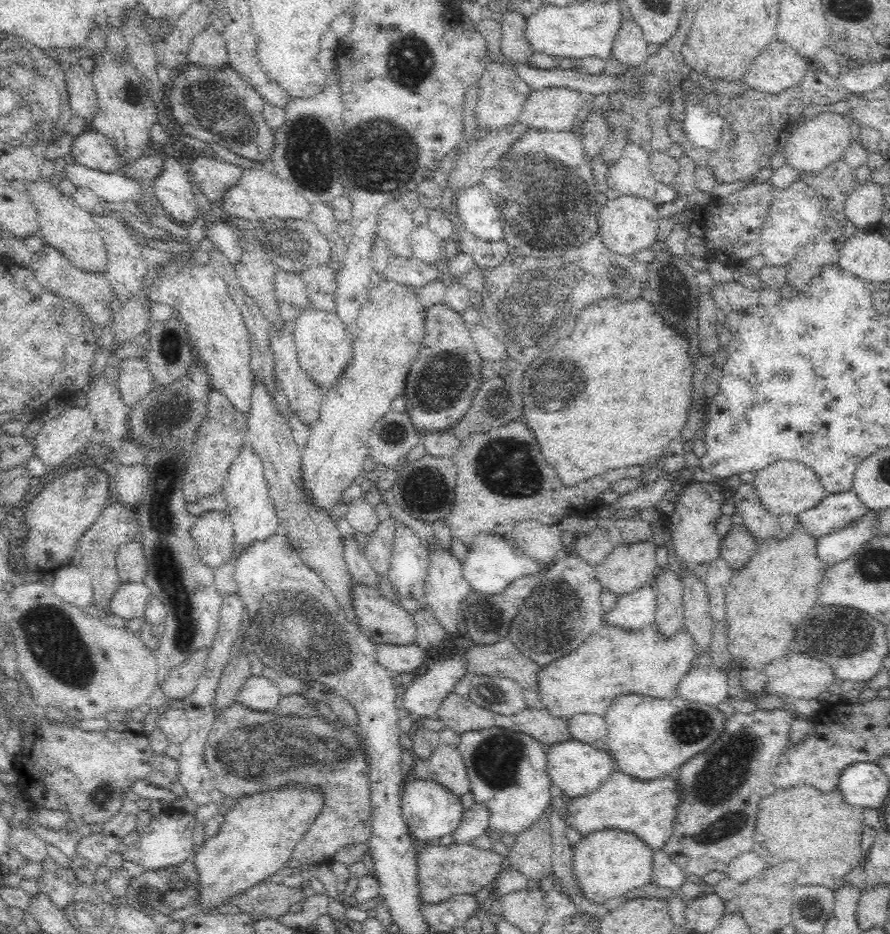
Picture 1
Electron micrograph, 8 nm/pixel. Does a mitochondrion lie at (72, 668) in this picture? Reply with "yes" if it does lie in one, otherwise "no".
yes

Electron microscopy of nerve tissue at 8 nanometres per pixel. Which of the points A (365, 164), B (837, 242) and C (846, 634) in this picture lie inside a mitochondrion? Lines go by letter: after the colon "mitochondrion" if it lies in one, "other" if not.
A: mitochondrion
B: other
C: mitochondrion

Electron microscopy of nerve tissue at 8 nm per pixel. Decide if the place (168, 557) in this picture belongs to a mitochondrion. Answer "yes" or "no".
yes

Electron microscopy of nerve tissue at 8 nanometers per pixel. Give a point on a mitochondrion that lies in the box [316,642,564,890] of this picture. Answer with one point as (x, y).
(495, 761)

